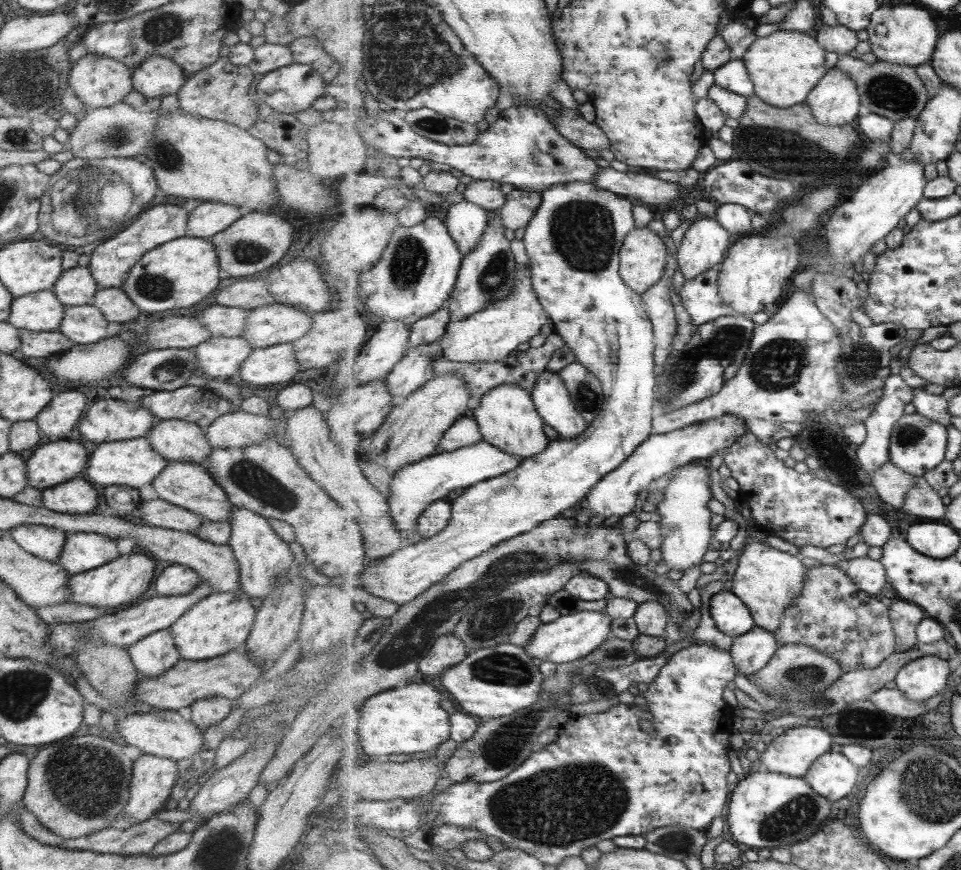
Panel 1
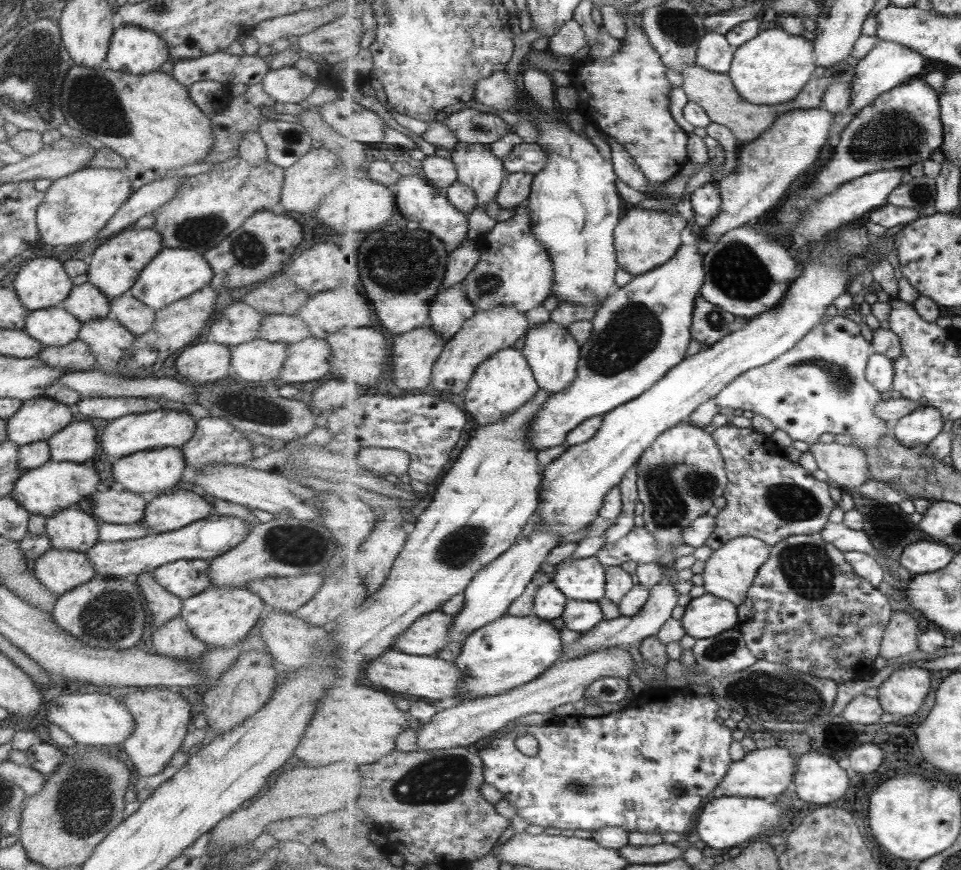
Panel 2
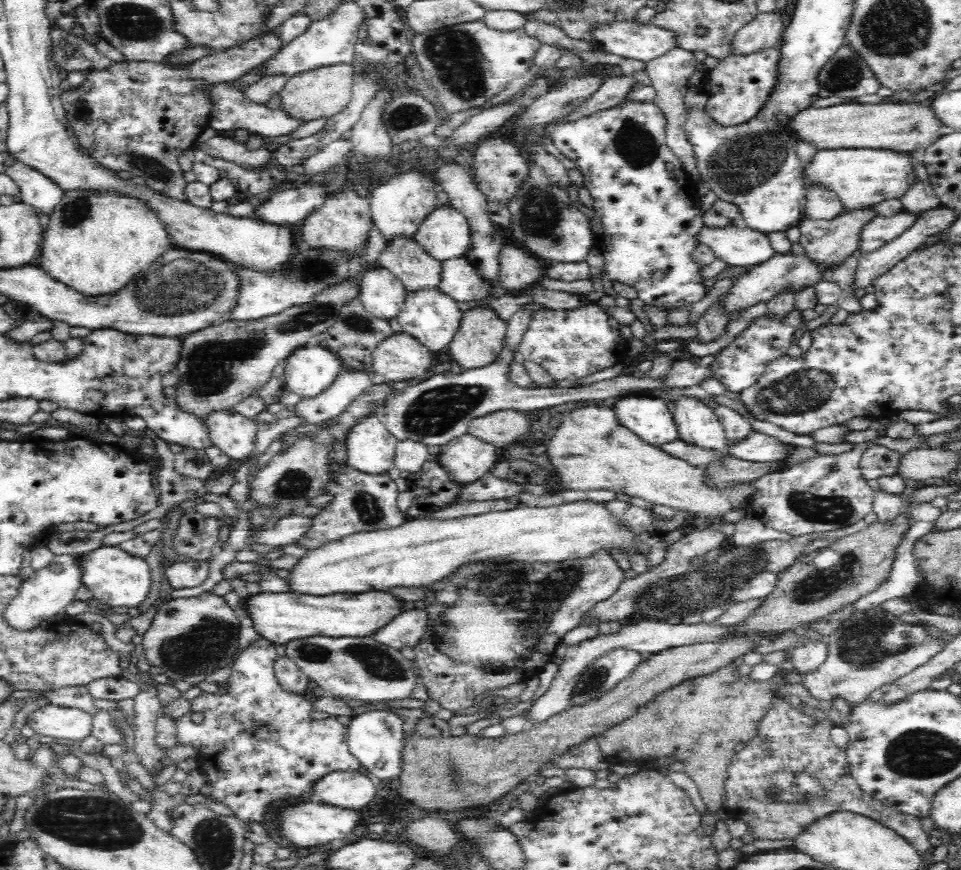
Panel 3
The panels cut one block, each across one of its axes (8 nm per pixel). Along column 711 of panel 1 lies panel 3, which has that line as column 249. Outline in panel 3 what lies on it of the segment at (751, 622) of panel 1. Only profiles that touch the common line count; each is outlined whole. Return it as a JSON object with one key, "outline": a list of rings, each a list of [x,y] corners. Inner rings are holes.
{"outline":[[[370,591],[360,594],[333,594],[328,596],[312,596],[292,592],[283,593],[260,592],[248,597],[245,605],[253,628],[266,640],[275,645],[309,636],[338,637],[372,637],[372,634],[398,616],[404,602],[394,599],[388,591]]]}

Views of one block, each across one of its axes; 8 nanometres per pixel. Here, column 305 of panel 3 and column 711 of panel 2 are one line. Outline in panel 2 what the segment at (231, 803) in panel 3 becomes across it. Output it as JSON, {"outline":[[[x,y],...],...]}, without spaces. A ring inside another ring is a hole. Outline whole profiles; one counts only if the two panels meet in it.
{"outline":[[[683,696],[685,702],[661,702],[661,700],[643,700],[639,702],[639,718],[636,712],[632,711],[632,706],[623,708],[617,713],[604,715],[603,717],[584,717],[579,716],[579,724],[575,726],[519,726],[511,730],[504,736],[491,740],[486,747],[480,750],[481,759],[484,761],[484,774],[486,783],[493,785],[500,791],[502,798],[507,800],[516,808],[516,814],[525,818],[531,825],[537,825],[543,828],[559,828],[562,830],[585,830],[594,831],[601,828],[617,826],[631,832],[651,832],[651,833],[668,833],[673,832],[678,835],[686,836],[694,827],[697,820],[695,816],[700,814],[705,803],[715,796],[715,792],[720,786],[721,780],[728,775],[728,770],[733,763],[731,760],[731,744],[733,744],[733,732],[717,722],[717,712],[719,704],[713,702],[713,698],[708,696]],[[530,734],[539,742],[539,752],[536,756],[525,756],[517,750],[515,742],[517,736],[527,736]]]}

